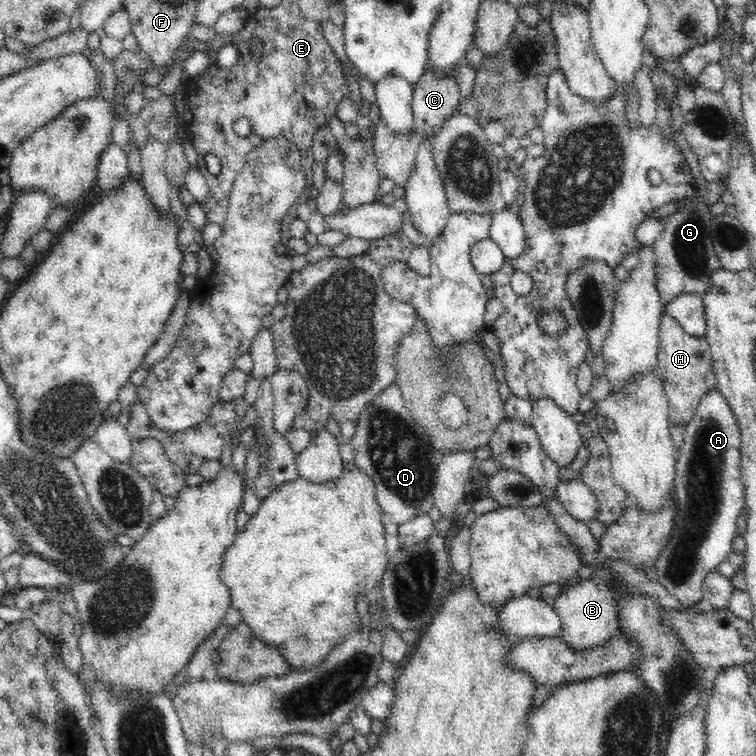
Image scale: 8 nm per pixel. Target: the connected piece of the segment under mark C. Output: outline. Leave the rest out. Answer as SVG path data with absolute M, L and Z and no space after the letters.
M427 65L425 73L416 82L416 86L413 86L412 107L415 115L417 136L434 137L442 128L444 121L452 118L457 112L457 106L462 97L460 96L460 88L454 78L456 76L453 70L450 74L442 75L441 78L438 78L438 75L434 75L434 71L430 69L430 65Z

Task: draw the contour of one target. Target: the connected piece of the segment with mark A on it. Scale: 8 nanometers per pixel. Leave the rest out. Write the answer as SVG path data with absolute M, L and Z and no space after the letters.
M718 388L702 396L692 418L683 428L684 444L677 449L673 482L673 529L668 544L657 558L655 568L659 582L680 601L680 604L683 604L684 608L690 609L696 608L696 603L703 599L702 585L707 574L716 571L717 566L731 553L732 540L740 532L737 520L745 505L745 490L740 472L740 429L735 414Z

